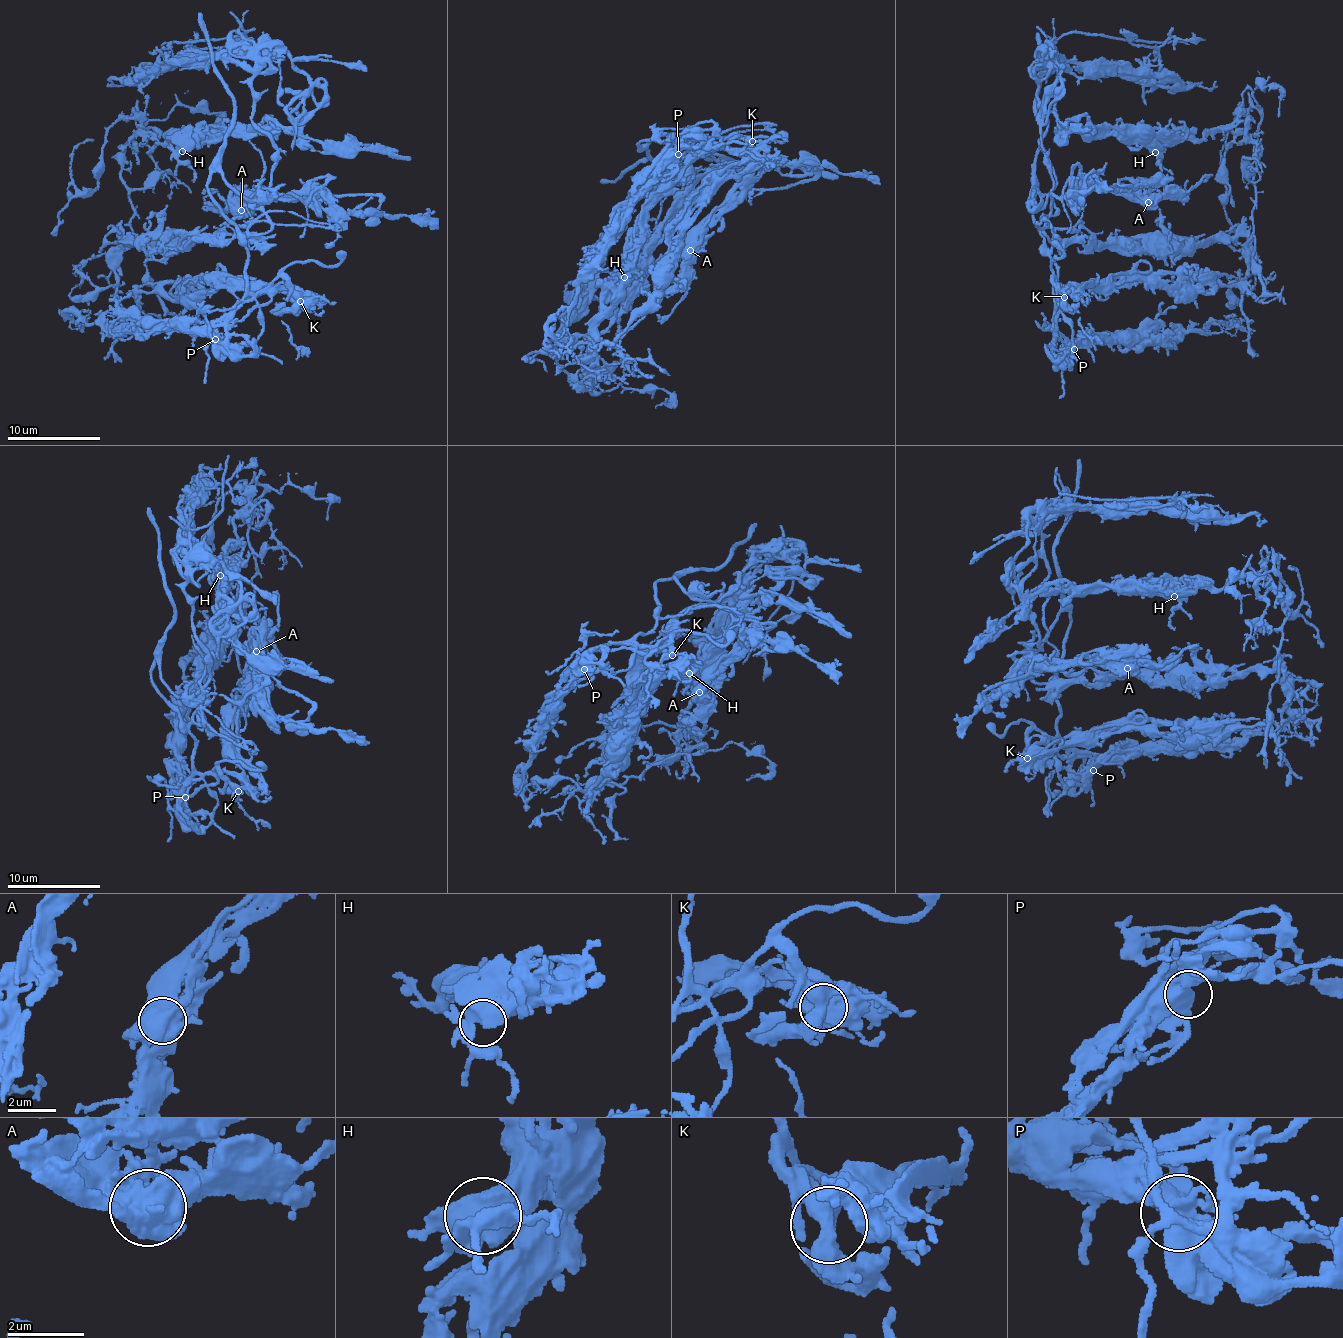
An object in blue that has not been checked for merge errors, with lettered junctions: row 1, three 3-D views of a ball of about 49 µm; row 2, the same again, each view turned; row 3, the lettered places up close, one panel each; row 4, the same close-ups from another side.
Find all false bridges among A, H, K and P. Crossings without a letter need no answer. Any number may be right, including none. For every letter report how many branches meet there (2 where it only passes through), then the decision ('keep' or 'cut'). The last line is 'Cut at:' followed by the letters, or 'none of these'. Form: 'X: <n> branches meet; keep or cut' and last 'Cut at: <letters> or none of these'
A: 3 branches meet; keep
H: 3 branches meet; keep
K: 3 branches meet; keep
P: 3 branches meet; keep
Cut at: none of these

